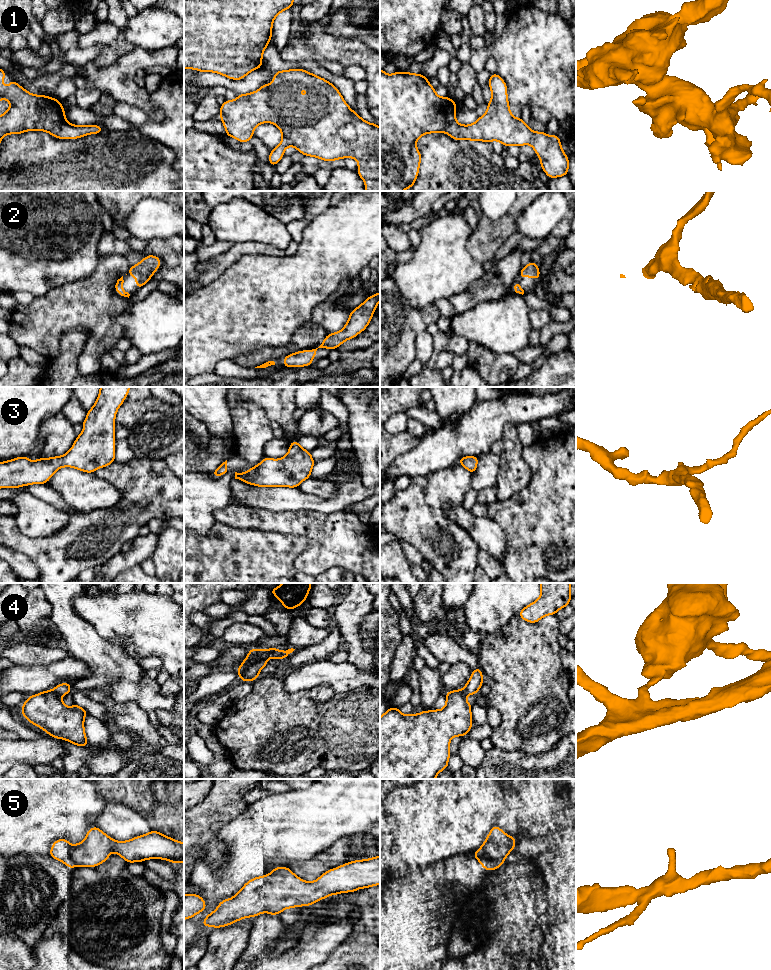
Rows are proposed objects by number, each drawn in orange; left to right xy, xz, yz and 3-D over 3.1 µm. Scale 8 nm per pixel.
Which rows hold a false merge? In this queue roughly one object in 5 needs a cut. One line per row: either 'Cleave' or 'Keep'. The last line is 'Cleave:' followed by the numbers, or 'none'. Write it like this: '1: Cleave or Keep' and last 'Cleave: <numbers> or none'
1: Keep
2: Keep
3: Keep
4: Cleave
5: Keep
Cleave: 4

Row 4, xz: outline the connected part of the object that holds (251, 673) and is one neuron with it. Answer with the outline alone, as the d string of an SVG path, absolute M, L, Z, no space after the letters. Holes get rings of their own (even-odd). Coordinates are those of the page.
M261 658L260 660L250 664L250 666L240 676L240 681L254 681L255 679L260 677L260 670L267 665L268 663L264 658Z

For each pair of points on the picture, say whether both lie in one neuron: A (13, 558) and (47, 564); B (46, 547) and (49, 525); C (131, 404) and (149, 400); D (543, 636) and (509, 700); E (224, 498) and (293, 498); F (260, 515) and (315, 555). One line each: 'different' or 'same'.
A: different
B: different
C: same
D: same
E: different
F: same

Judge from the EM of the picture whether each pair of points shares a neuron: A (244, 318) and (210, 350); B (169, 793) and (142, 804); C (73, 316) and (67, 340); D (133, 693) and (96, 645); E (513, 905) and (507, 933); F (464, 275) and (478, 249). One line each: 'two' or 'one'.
A: one
B: two
C: two
D: one
E: two
F: two

